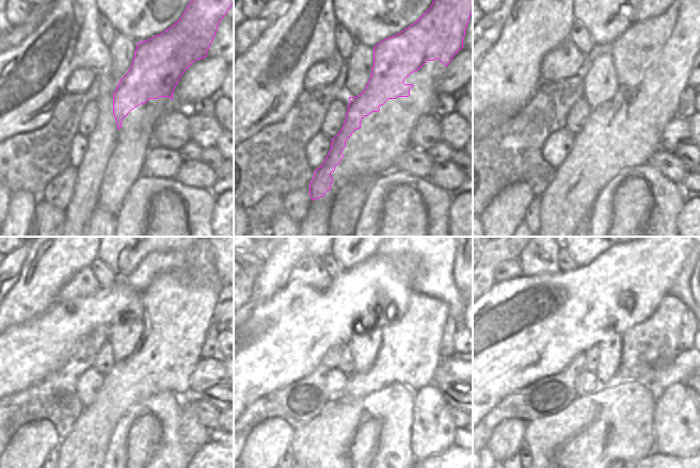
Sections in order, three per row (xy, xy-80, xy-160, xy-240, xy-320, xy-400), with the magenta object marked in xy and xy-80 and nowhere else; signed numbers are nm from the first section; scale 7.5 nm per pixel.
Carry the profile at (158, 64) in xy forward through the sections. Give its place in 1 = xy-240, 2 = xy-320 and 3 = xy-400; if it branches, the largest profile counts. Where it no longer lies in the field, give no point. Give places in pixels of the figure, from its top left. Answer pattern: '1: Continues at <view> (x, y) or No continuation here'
1: Continues at xy-240 (171, 289)
2: Continues at xy-320 (306, 453)
3: Continues at xy-400 (540, 453).

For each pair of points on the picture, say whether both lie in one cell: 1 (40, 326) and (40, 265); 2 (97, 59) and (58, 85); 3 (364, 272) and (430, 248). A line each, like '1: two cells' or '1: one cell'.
1: two cells
2: one cell
3: two cells

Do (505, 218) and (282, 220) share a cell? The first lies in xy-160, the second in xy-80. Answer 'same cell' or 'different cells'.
different cells

